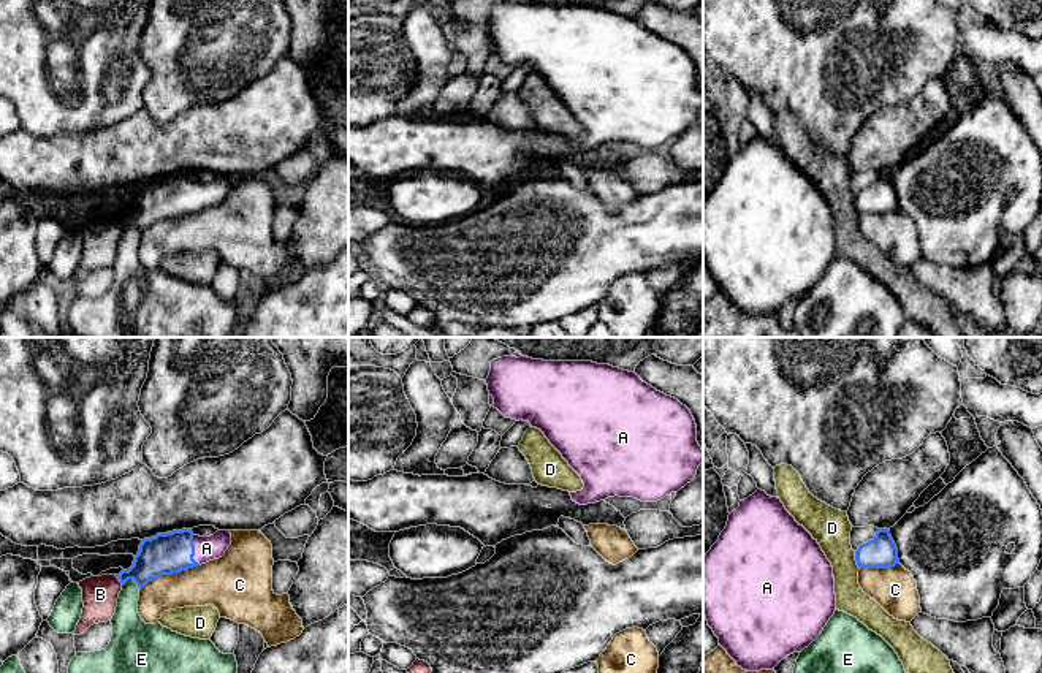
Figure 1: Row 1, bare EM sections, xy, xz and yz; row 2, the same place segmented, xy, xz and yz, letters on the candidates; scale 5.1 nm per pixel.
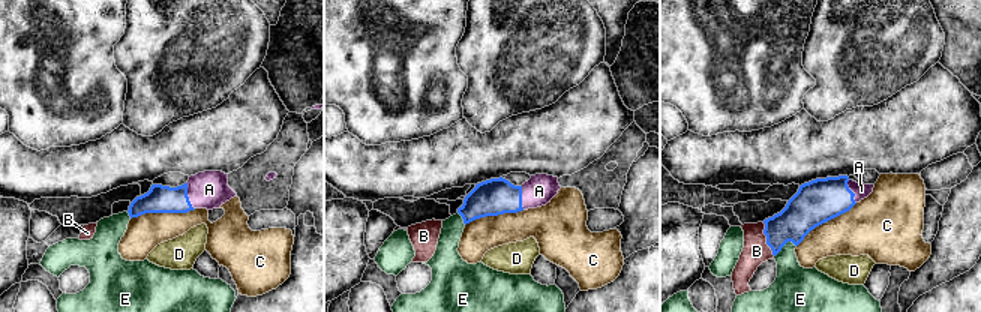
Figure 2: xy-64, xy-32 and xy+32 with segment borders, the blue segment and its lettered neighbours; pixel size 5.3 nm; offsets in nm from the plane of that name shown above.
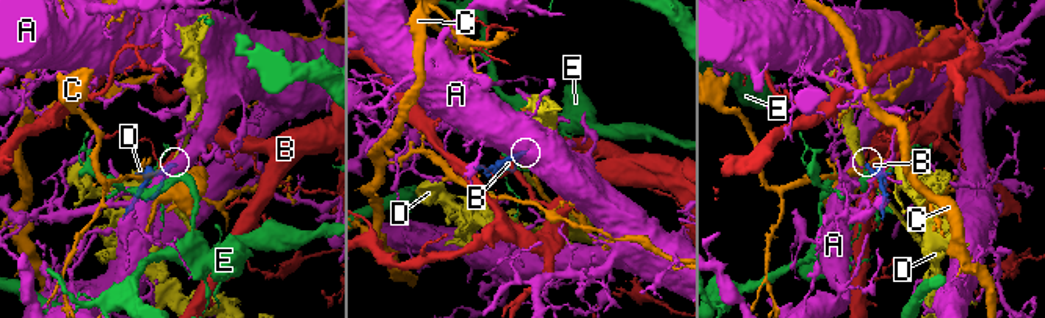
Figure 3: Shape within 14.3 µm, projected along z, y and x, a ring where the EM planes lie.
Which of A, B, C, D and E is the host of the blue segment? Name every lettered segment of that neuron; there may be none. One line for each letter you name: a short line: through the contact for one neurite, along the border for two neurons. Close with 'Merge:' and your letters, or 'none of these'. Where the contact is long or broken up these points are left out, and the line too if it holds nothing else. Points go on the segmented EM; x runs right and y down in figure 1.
A: xy (168, 553), (193, 550), (206, 548)
Merge: A

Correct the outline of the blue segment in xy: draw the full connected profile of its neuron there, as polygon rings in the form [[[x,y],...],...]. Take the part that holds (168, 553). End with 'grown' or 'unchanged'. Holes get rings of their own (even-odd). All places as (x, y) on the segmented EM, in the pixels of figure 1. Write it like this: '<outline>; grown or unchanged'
[[[192,529],[157,534],[141,542],[133,565],[116,576],[122,586],[133,580],[141,591],[162,575],[179,573],[222,557],[230,545],[230,530],[217,530],[211,537],[195,535]]]; grown

